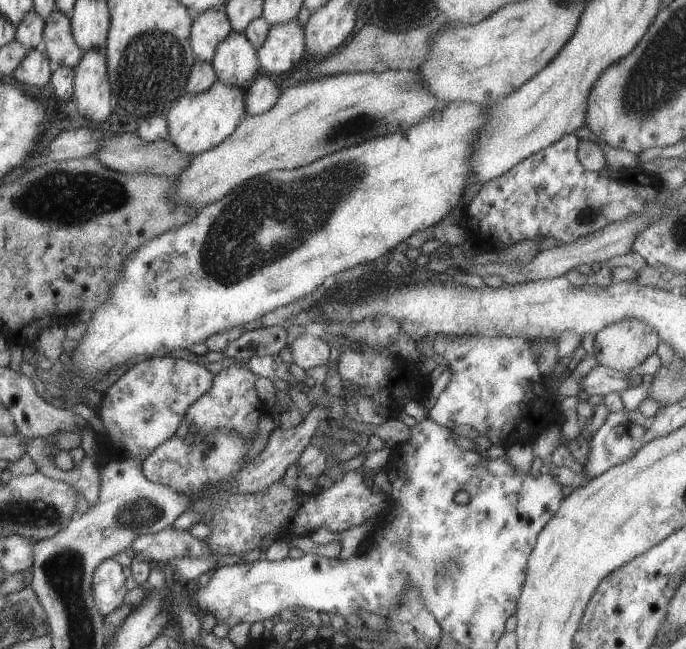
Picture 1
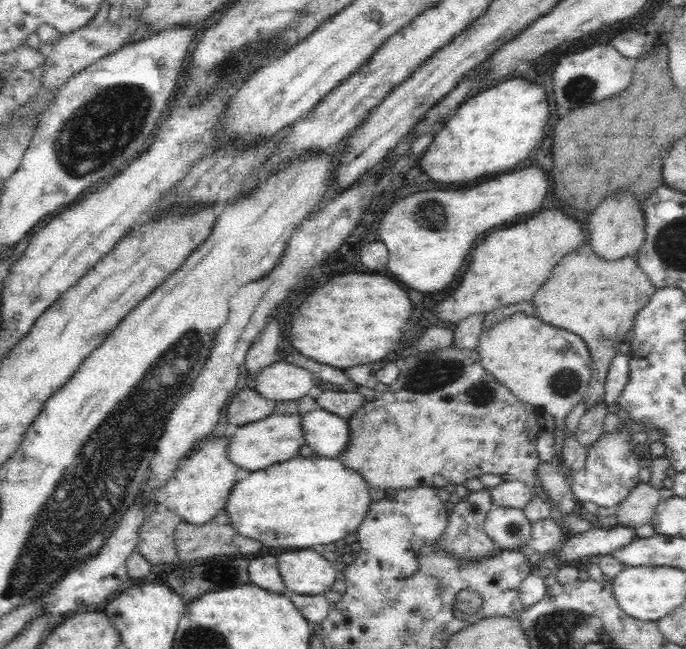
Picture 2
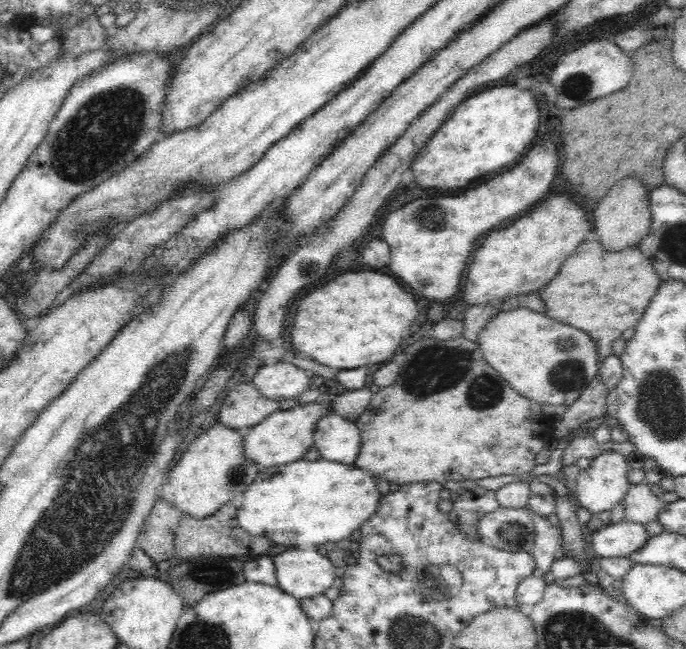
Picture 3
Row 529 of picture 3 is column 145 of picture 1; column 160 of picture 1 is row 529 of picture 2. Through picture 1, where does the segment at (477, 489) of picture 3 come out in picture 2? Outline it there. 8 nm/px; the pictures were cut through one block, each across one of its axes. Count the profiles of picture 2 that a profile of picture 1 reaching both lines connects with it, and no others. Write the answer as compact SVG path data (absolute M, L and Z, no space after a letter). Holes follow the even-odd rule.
M484 488L480 492L472 492L466 499L458 502L451 514L447 528L443 530L442 537L439 537L435 545L435 551L444 551L445 556L451 556L455 560L459 560L461 564L474 564L478 560L496 556L500 551L500 547L494 545L494 541L484 531L484 524L488 512L493 508L491 502L490 488Z

